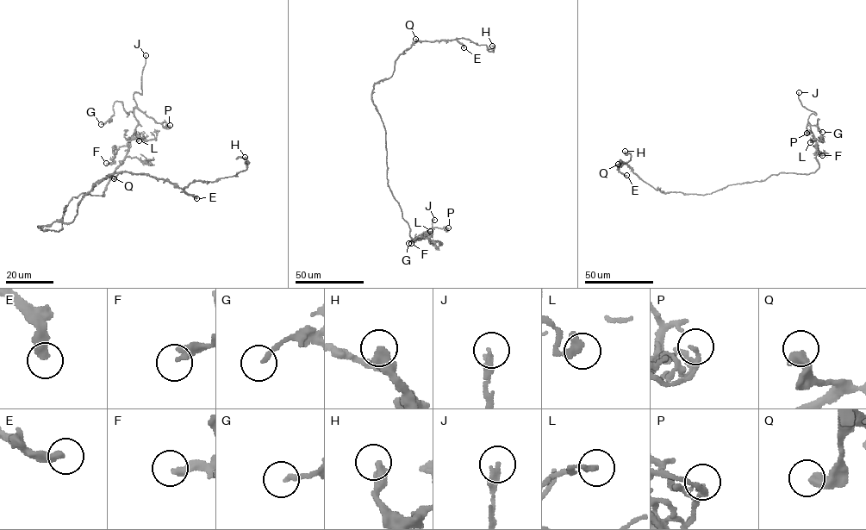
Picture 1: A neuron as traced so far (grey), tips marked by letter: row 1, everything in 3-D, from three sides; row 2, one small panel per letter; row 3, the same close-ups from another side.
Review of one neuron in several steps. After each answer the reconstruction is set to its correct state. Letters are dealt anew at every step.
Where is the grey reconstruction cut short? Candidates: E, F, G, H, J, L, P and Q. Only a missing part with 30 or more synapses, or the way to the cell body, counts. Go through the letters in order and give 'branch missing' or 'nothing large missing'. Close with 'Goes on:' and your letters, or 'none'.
E: branch missing
F: nothing large missing
G: nothing large missing
H: nothing large missing
J: branch missing
L: nothing large missing
P: nothing large missing
Q: nothing large missing
Goes on: E, J

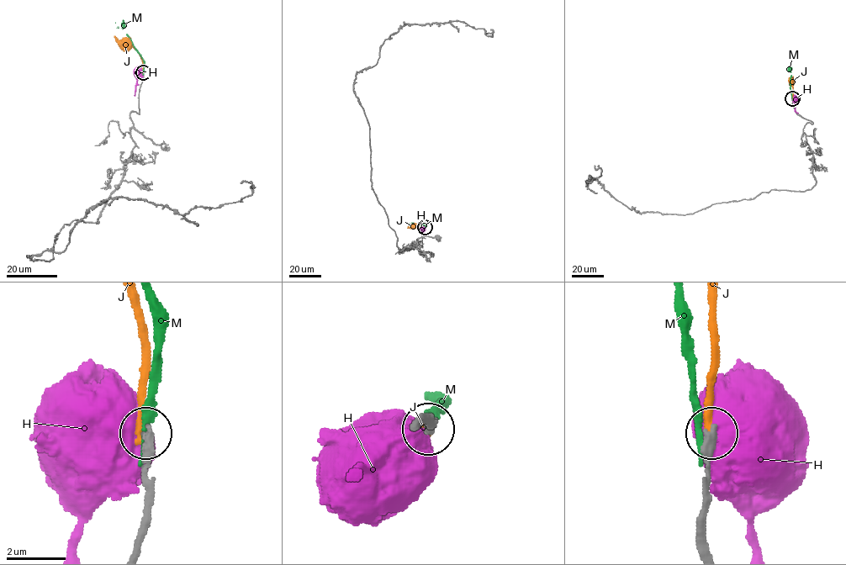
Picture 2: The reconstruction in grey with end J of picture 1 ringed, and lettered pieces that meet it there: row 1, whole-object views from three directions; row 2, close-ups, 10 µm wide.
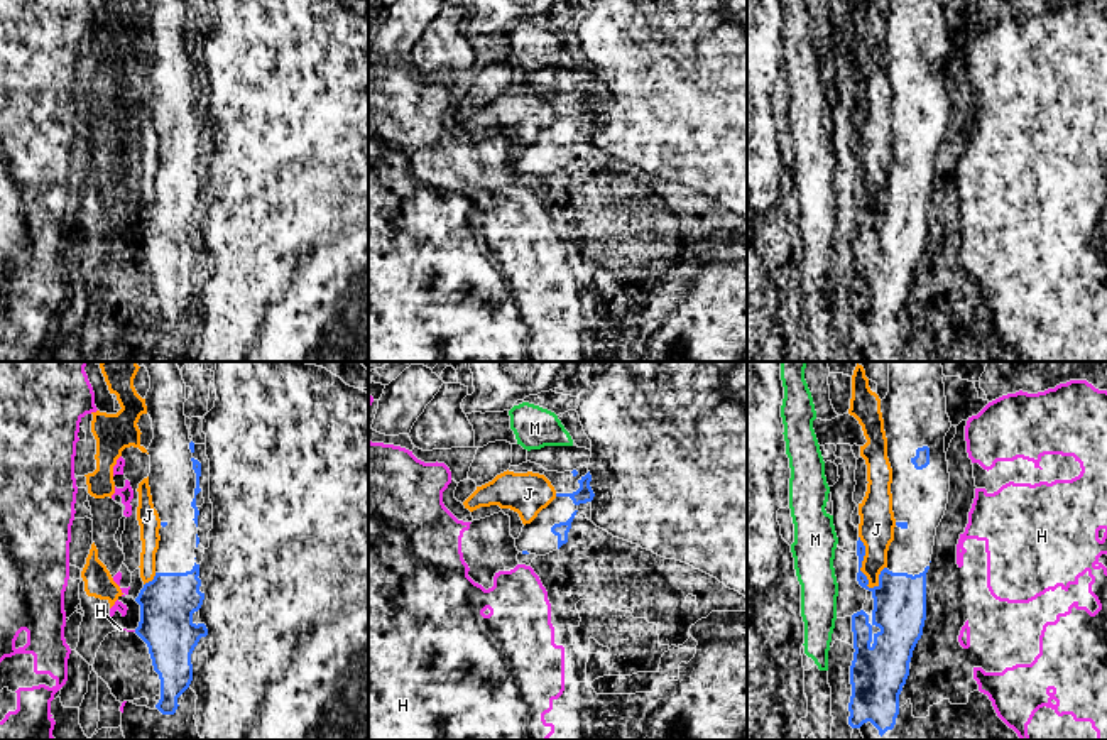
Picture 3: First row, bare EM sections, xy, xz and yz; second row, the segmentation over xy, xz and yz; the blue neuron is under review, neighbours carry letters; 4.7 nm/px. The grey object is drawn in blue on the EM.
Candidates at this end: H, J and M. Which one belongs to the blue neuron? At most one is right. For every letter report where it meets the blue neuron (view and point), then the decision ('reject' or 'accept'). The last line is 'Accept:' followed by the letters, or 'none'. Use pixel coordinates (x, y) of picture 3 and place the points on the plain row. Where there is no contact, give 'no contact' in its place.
H: no contact | reject
J: yz (861, 184) | reject
M: no contact | reject
Accept: none

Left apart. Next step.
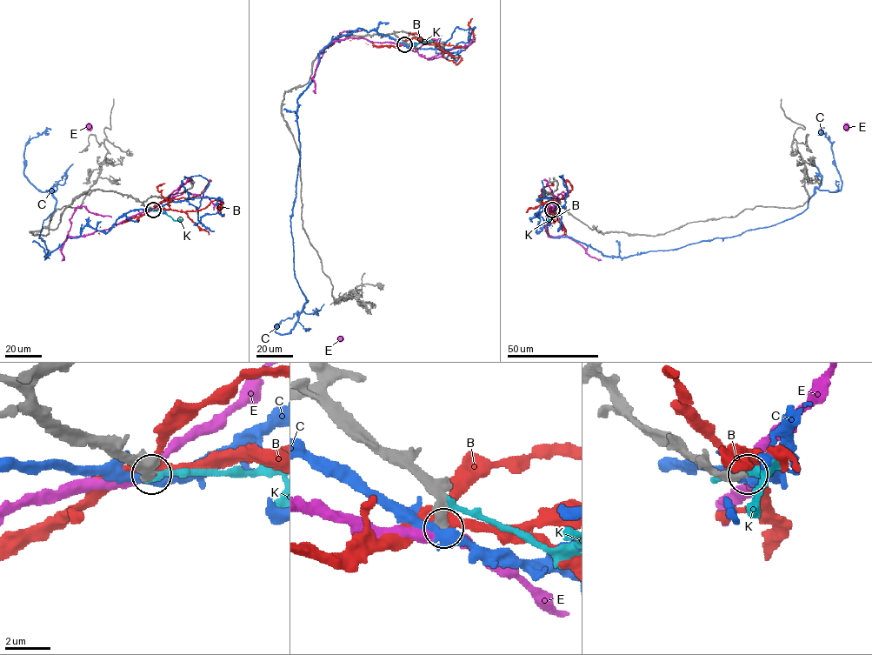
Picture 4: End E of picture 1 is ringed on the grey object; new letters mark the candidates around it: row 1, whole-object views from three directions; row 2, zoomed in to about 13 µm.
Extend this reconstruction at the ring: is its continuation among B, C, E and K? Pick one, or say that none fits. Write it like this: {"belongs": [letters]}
{"belongs": []}

